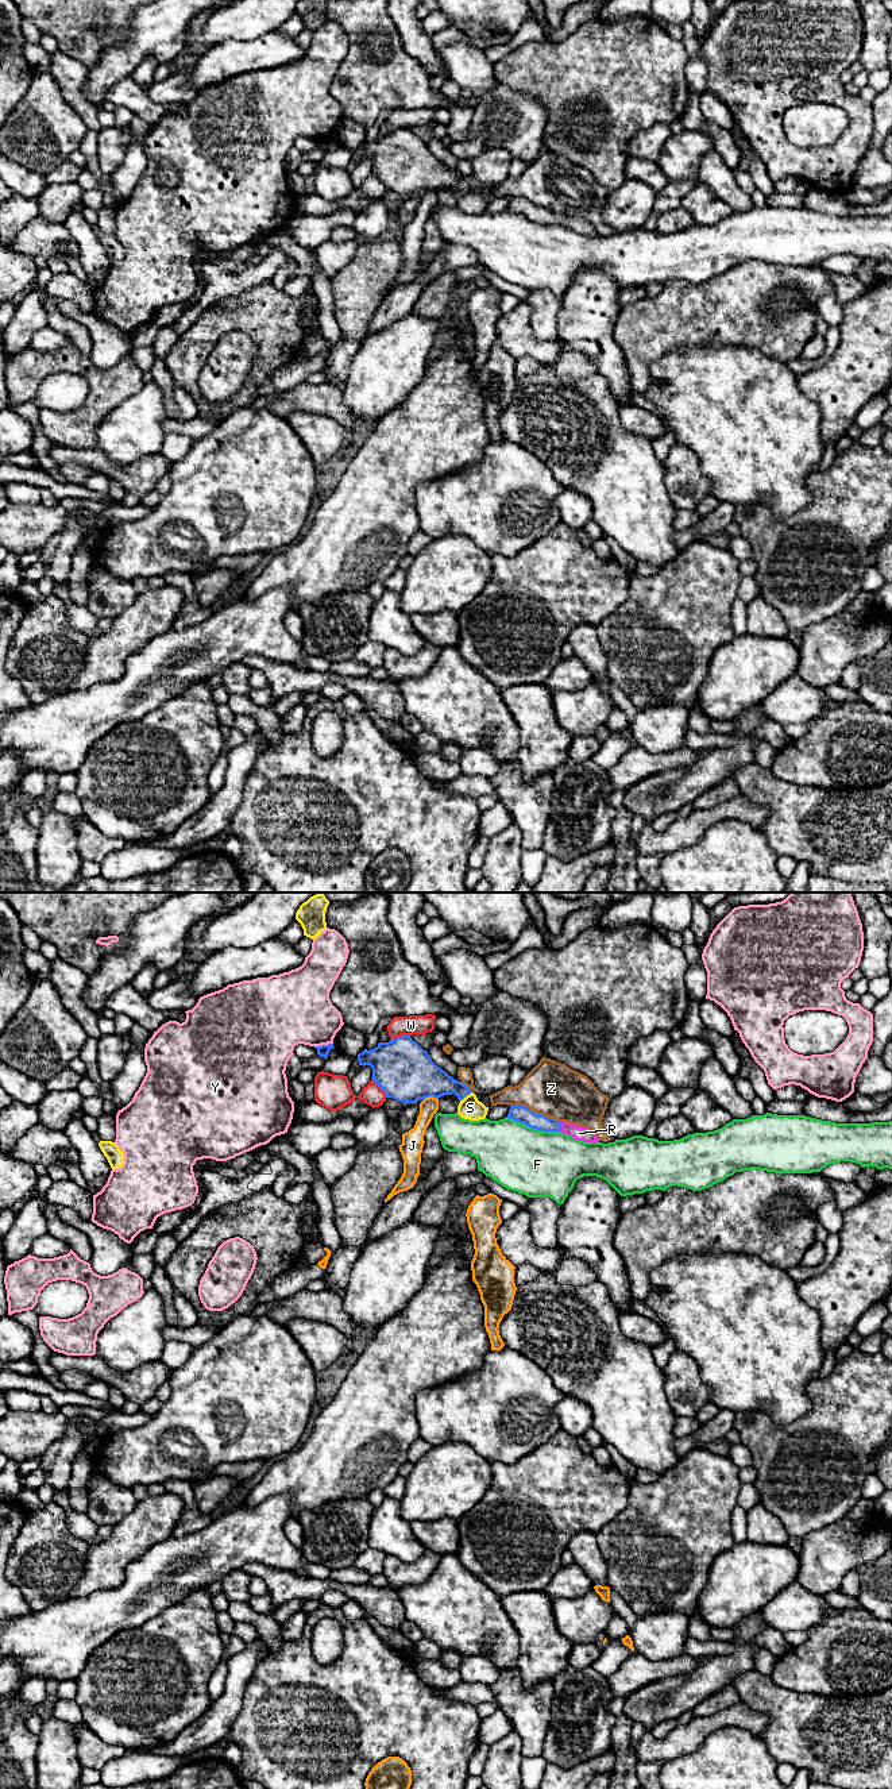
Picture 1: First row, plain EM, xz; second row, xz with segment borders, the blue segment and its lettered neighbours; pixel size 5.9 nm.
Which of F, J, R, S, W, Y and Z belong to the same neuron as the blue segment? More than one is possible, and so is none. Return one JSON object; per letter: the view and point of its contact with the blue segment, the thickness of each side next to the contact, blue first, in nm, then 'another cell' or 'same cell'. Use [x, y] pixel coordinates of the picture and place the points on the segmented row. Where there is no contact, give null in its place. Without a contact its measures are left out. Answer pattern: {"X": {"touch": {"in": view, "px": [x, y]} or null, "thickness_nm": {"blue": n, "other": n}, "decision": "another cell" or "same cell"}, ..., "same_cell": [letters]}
{"F": {"touch": {"in": "xz", "px": [533, 1128]}, "thickness_nm": {"blue": 100, "other": 400}, "decision": "another cell"}, "J": {"touch": {"in": "xz", "px": [431, 1095]}, "thickness_nm": {"blue": 340, "other": 110}, "decision": "another cell"}, "R": {"touch": {"in": "xz", "px": [560, 1126]}, "thickness_nm": {"blue": 100, "other": 90}, "decision": "same cell"}, "S": {"touch": {"in": "xz", "px": [466, 1095]}, "thickness_nm": {"blue": 200, "other": 140}, "decision": "another cell"}, "W": {"touch": {"in": "xz", "px": [401, 1036]}, "thickness_nm": {"blue": 340, "other": 120}, "decision": "another cell"}, "Y": {"touch": {"in": "xz", "px": [323, 1045]}, "thickness_nm": {"blue": 70, "other": 380}, "decision": "another cell"}, "Z": {"touch": {"in": "xz", "px": [533, 1111]}, "thickness_nm": {"blue": 100, "other": 320}, "decision": "another cell"}, "same_cell": ["R"]}

